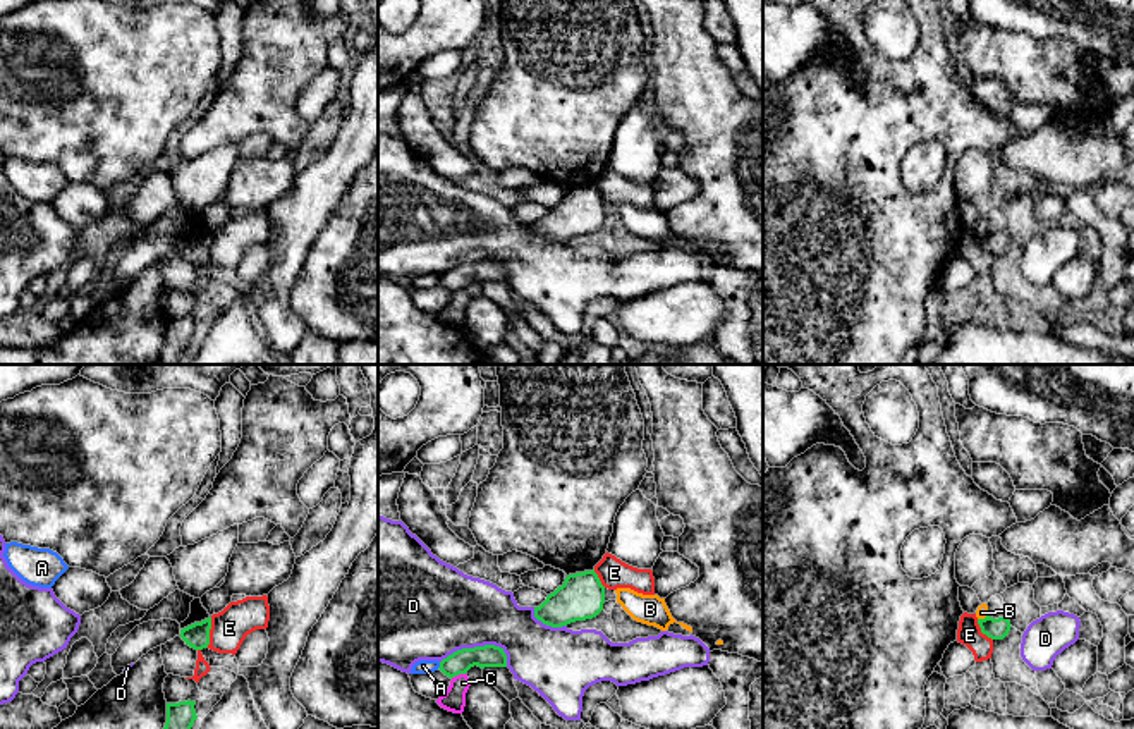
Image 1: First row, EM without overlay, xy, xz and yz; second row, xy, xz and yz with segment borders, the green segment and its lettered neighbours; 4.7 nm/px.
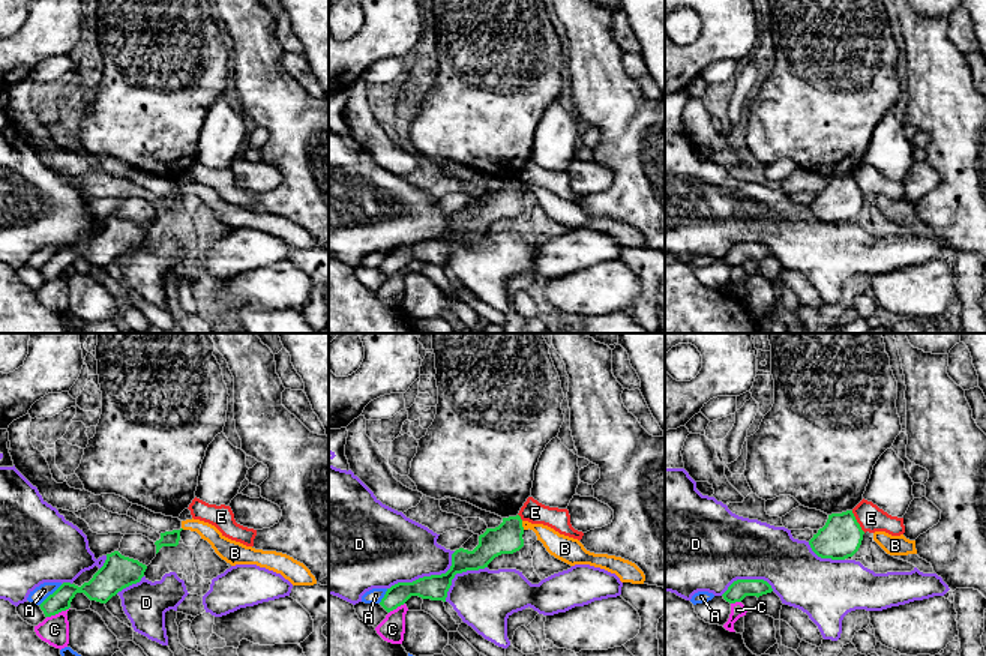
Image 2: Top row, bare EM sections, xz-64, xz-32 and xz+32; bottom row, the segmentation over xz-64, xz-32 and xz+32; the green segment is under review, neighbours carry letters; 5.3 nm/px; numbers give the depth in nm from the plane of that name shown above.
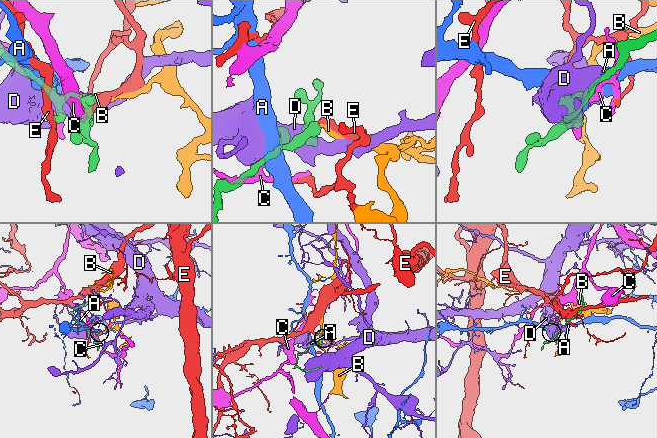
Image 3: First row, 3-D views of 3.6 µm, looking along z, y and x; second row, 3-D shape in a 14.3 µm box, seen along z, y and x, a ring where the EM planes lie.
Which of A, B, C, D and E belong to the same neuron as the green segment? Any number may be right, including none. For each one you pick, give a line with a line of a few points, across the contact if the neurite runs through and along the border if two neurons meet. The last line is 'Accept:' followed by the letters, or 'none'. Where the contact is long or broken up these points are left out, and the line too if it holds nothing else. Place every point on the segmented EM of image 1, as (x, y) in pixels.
Accept: none

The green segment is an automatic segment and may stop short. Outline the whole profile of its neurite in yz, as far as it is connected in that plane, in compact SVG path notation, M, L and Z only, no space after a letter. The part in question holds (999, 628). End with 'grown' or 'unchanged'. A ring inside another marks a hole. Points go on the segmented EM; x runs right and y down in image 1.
M986 616L985 619L978 619L981 633L991 640L1003 640L1010 631L1010 621L1007 617L993 619Z; unchanged

